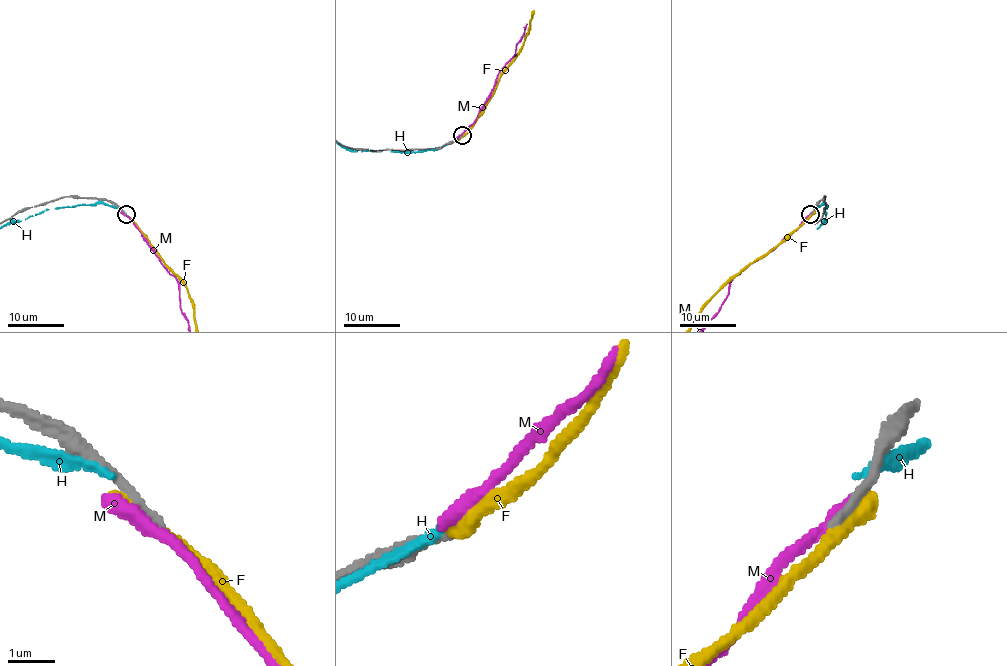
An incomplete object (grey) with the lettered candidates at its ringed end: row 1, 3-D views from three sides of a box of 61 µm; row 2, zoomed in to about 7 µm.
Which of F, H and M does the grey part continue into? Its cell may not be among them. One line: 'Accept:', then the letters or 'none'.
Accept: none

